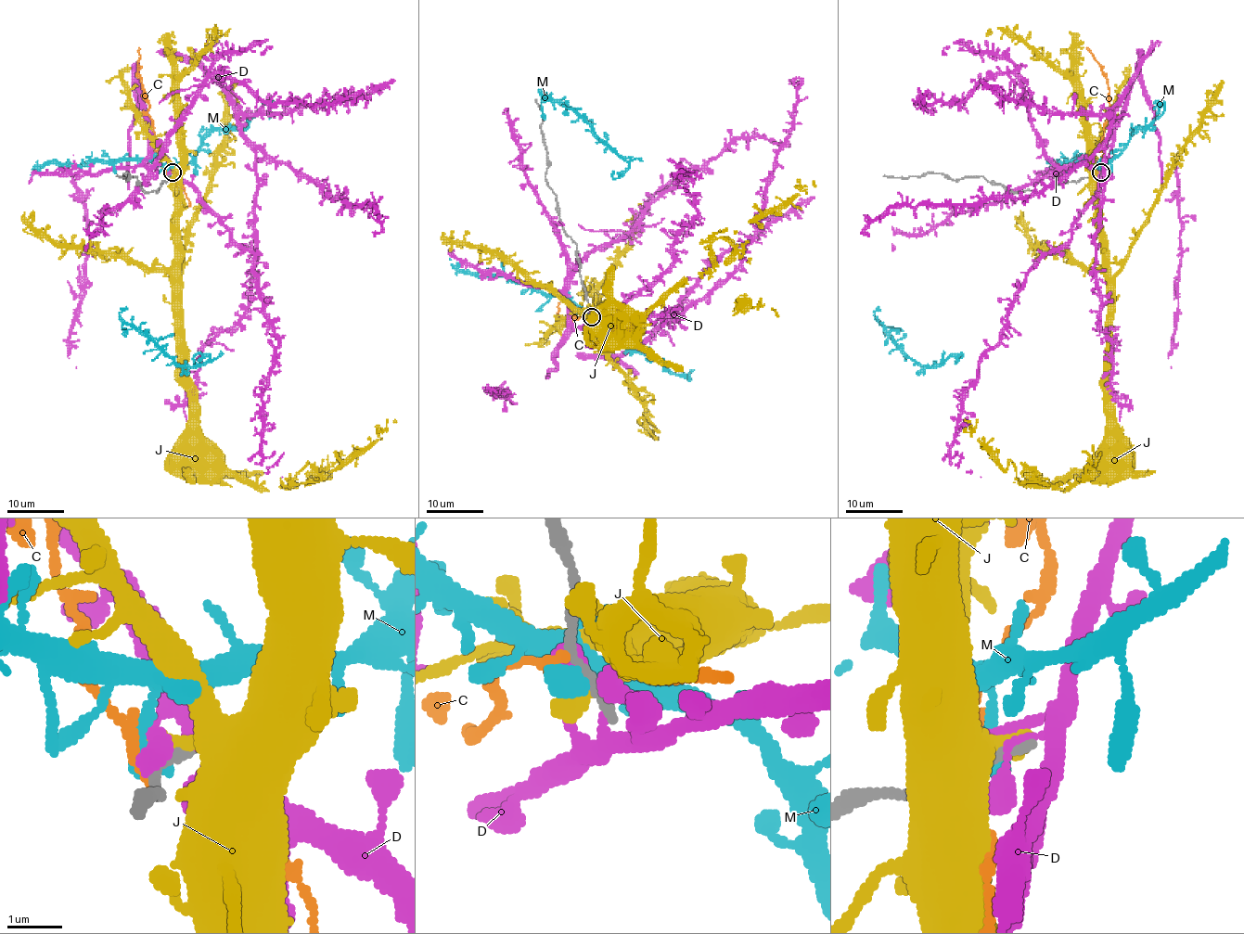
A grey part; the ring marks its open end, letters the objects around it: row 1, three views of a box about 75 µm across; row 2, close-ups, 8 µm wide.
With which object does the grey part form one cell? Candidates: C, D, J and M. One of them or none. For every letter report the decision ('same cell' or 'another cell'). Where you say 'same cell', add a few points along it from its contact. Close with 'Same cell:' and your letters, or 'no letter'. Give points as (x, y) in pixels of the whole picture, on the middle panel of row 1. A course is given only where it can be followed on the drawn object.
C: another cell
D: another cell
J: another cell
M: another cell
Same cell: no letter

